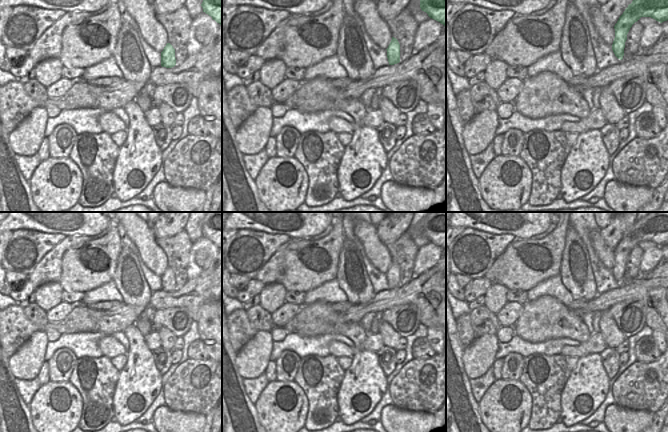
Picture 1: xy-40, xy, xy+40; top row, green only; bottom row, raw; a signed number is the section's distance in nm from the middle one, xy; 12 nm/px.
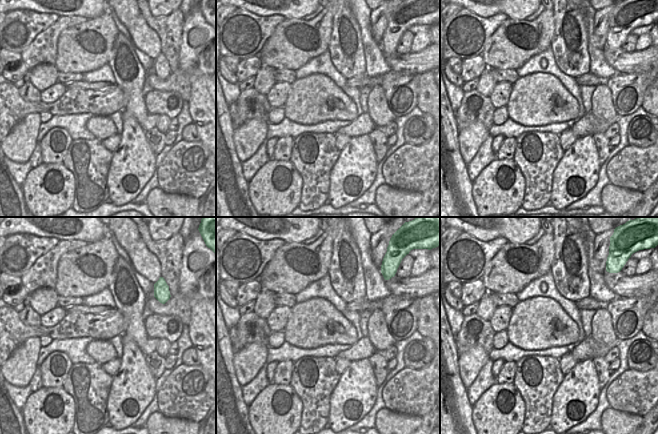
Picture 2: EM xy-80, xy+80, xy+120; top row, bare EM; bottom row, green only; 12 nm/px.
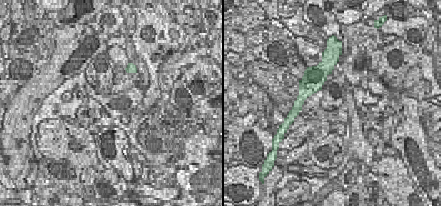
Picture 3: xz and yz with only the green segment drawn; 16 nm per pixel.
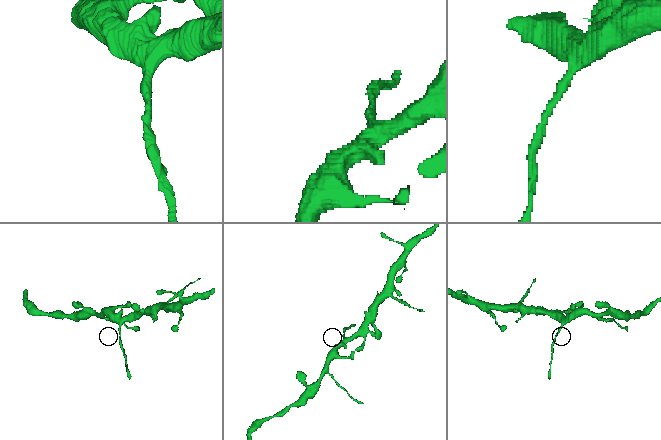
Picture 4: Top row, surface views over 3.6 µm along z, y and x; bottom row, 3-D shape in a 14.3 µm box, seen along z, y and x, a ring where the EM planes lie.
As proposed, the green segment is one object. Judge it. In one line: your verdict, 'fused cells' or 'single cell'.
fused cells

